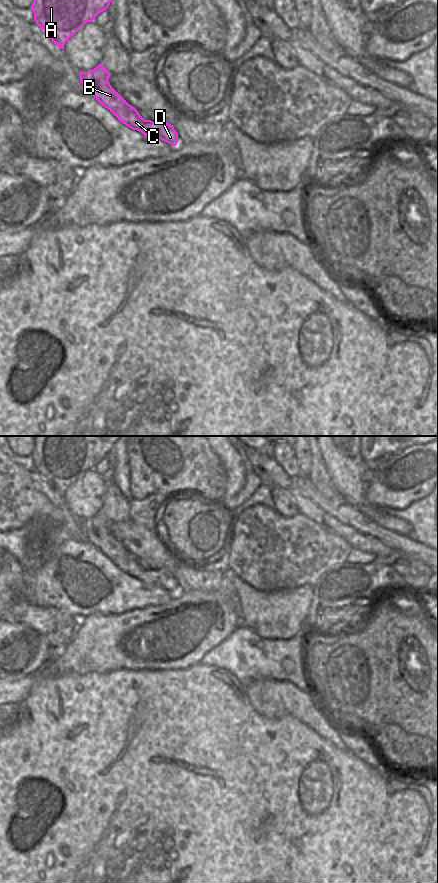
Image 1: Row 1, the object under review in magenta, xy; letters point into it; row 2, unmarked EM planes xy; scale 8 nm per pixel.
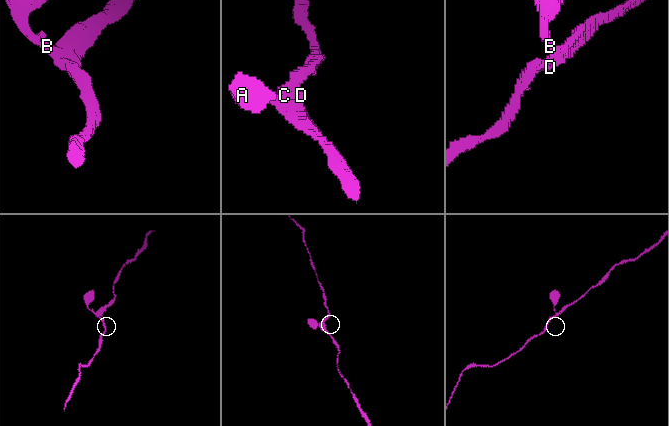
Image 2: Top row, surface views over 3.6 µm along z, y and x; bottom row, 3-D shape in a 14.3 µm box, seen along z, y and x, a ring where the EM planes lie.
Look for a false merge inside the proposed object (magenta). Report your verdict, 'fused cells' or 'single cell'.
single cell

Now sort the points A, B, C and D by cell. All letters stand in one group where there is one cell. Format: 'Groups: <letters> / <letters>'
Groups: A B C D

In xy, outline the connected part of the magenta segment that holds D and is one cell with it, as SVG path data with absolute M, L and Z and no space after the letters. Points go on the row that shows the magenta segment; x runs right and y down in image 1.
M99 64L93 70L79 72L80 81L88 94L107 108L120 122L145 136L159 138L173 146L178 143L178 133L167 122L145 120L109 83L110 73Z

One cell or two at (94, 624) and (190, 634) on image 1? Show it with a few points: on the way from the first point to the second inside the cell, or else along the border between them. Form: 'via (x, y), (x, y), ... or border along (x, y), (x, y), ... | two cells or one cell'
via (118, 648), (136, 659), (166, 637) | one cell

